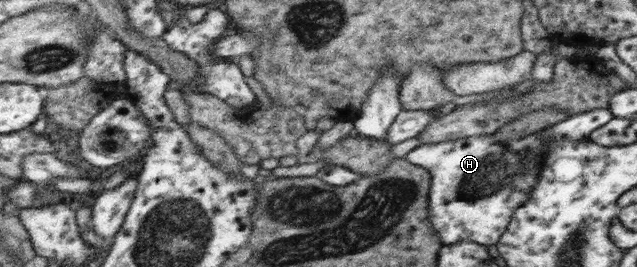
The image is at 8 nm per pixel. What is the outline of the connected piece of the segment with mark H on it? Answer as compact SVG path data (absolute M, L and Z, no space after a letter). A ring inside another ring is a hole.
M593 109L573 114L553 126L507 142L495 142L492 134L477 134L475 137L420 144L403 158L432 174L428 223L441 244L451 246L459 242L475 242L491 246L496 245L504 234L512 212L528 199L537 180L546 144L561 138L573 142L587 141L595 130L613 117L608 109Z

